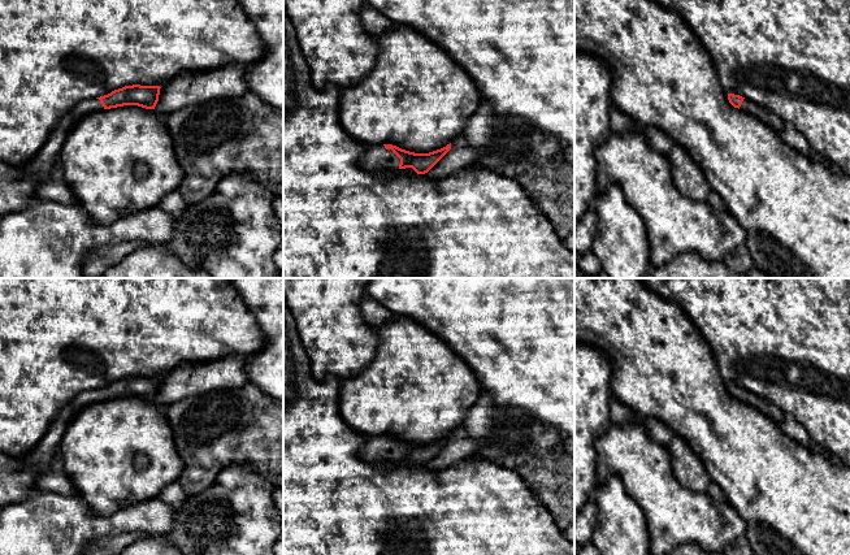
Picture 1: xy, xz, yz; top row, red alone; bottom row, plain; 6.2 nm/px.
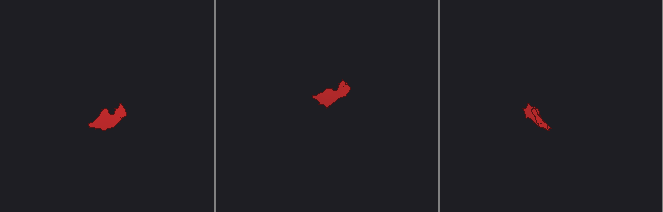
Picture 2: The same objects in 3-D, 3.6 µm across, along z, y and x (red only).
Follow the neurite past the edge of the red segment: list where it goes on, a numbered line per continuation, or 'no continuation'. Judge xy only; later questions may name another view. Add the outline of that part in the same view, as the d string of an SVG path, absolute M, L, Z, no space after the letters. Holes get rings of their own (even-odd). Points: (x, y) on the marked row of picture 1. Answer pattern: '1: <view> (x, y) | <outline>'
1: xy (46, 161) | M87 99L77 103L58 122L53 134L42 147L38 155L26 165L25 177L34 175L48 179L58 166L58 153L68 131L81 117L104 109L99 99Z

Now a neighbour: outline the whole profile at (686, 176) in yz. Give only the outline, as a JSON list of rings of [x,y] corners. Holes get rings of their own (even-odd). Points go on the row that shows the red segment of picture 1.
[[[678,144],[672,147],[668,157],[676,188],[689,199],[706,201],[712,188],[695,161]]]

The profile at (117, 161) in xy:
[[[138,105],[101,109],[77,120],[58,153],[58,169],[79,207],[103,225],[157,207],[183,179],[166,125],[153,109]]]

